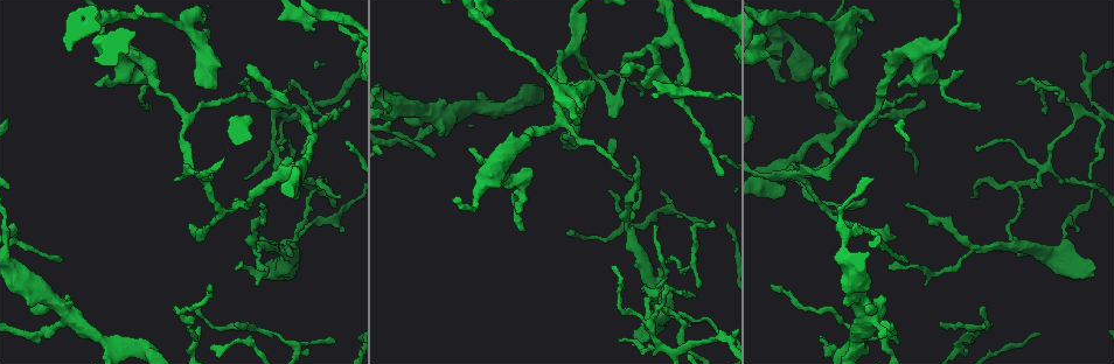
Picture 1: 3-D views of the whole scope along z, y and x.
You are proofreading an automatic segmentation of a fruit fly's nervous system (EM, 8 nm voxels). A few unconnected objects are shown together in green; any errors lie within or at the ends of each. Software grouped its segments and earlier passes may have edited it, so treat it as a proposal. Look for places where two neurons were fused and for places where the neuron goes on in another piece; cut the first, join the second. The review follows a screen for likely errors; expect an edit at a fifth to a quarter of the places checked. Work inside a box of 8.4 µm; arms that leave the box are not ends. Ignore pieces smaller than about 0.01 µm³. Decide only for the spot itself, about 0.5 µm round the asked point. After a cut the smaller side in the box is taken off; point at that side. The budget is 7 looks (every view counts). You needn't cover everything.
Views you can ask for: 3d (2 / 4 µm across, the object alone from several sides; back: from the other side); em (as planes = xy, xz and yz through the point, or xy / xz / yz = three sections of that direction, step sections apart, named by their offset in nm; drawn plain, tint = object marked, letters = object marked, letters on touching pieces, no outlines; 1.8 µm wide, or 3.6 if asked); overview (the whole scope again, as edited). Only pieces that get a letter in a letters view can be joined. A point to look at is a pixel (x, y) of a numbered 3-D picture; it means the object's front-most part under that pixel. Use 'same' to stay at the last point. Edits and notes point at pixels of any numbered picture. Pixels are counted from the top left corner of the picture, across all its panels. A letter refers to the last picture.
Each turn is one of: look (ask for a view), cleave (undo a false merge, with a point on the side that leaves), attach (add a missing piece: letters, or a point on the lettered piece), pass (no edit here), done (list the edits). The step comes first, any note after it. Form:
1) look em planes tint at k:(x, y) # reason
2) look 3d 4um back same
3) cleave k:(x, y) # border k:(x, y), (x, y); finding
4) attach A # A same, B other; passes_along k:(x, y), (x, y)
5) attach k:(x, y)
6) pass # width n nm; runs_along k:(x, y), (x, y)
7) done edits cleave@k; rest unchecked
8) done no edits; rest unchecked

look 3d 2um at 1:(1025, 251) # sharp bend

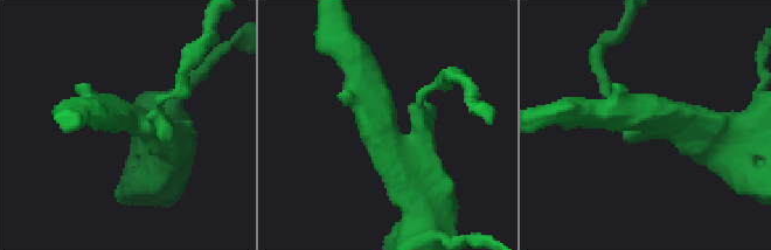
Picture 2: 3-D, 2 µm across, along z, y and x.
look em yz step 4 letters at 2:(153, 121) # arms 3

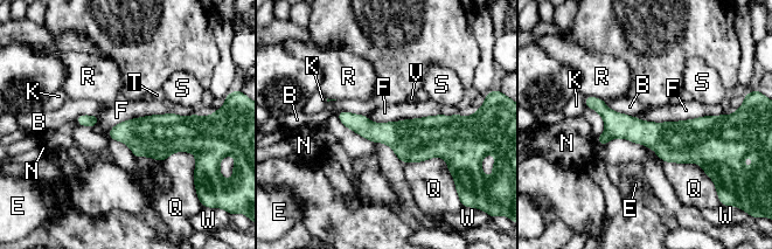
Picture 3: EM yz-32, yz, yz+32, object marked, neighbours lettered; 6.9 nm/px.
pass # width 240 nm; B other, E other, F other, K other, N other, Q other, R other, S other, T other, V other, W other; border 3:(171, 112), (122, 120), (108, 137); one neuron here

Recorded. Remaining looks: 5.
look em xy step 8 tint at 1:(273, 118) # four or more arms meet

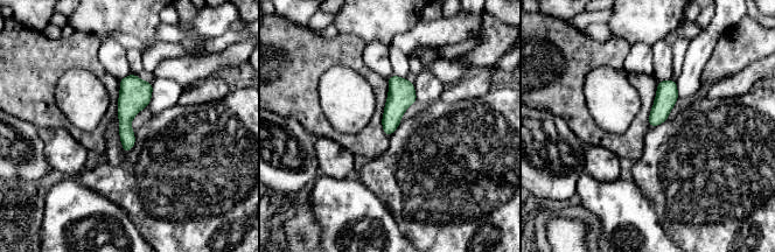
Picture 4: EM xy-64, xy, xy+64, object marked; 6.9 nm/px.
look em yz step 8 tint same # cut it another way

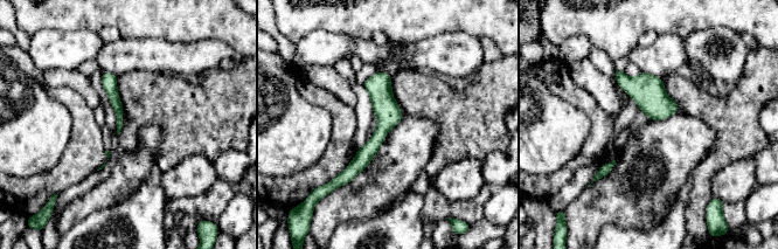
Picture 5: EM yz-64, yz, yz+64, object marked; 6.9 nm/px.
look em yz step 8 letters same

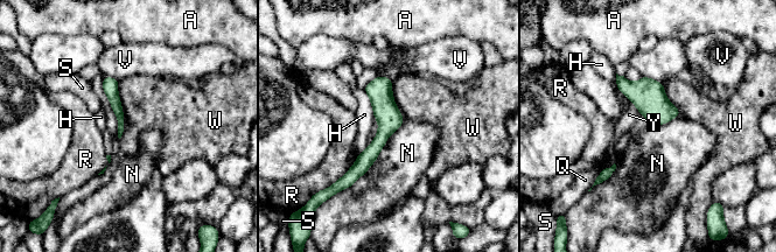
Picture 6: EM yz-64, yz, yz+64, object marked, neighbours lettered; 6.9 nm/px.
pass # longest_contact N 650 nm; A other, H other, N other, Q other, R other, S other, V other, W other, Y other; runs_along 6:(389, 81), (384, 132), (344, 181); all the same neuron

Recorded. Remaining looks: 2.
done no edits; rest unchecked

